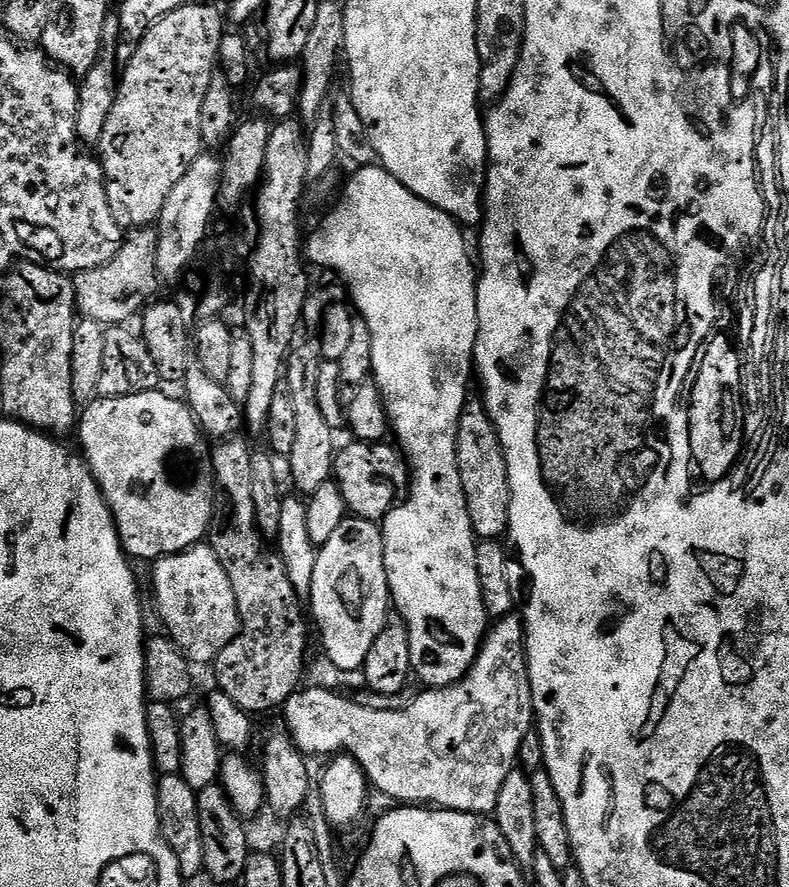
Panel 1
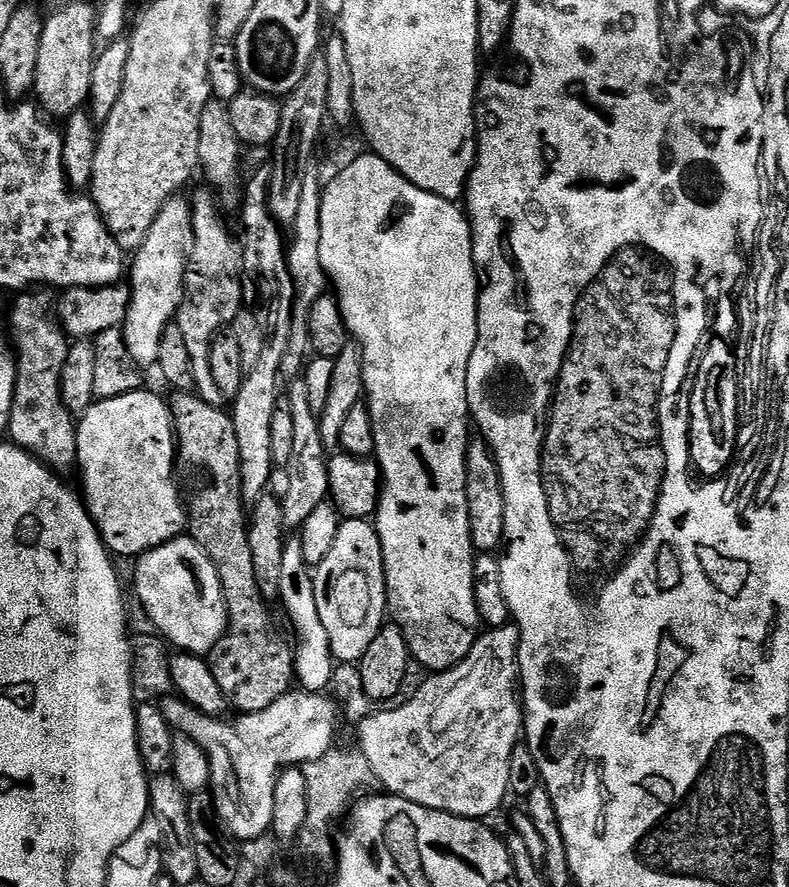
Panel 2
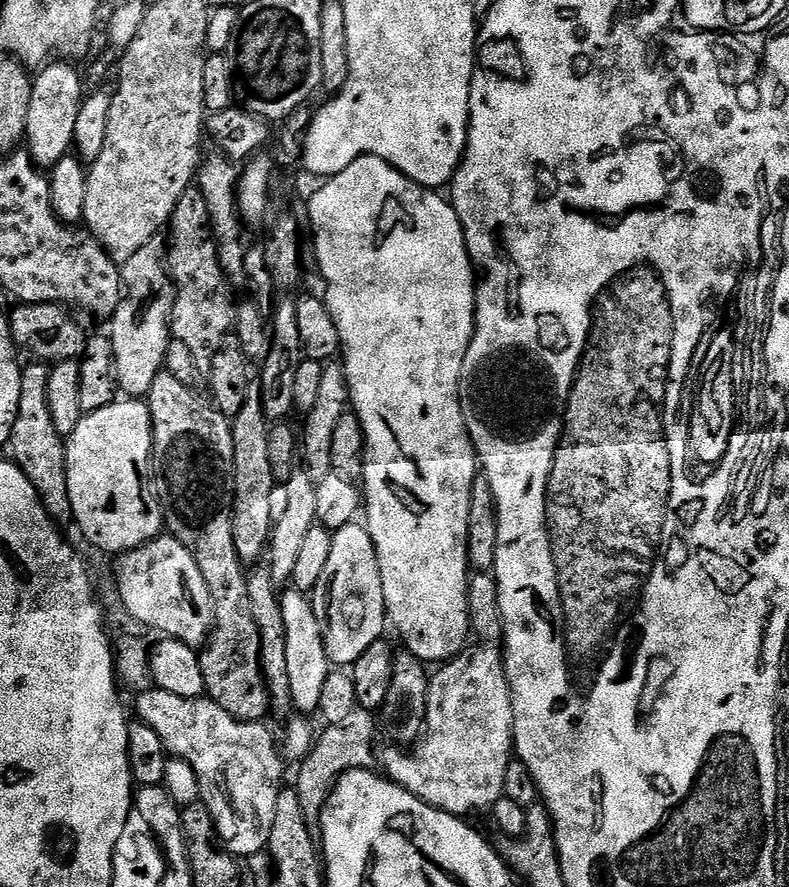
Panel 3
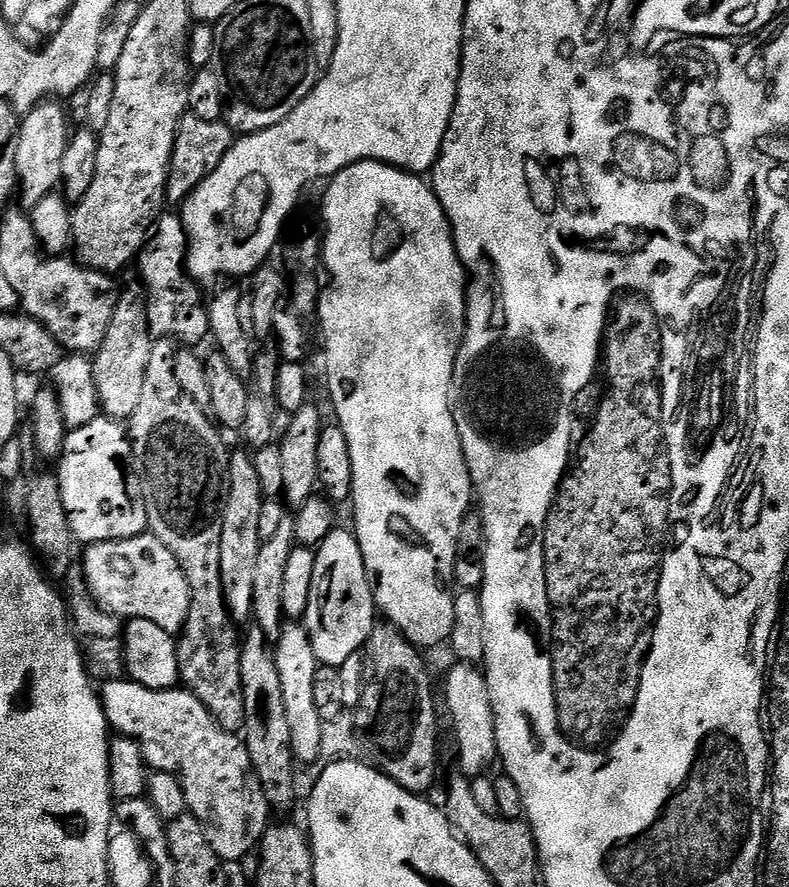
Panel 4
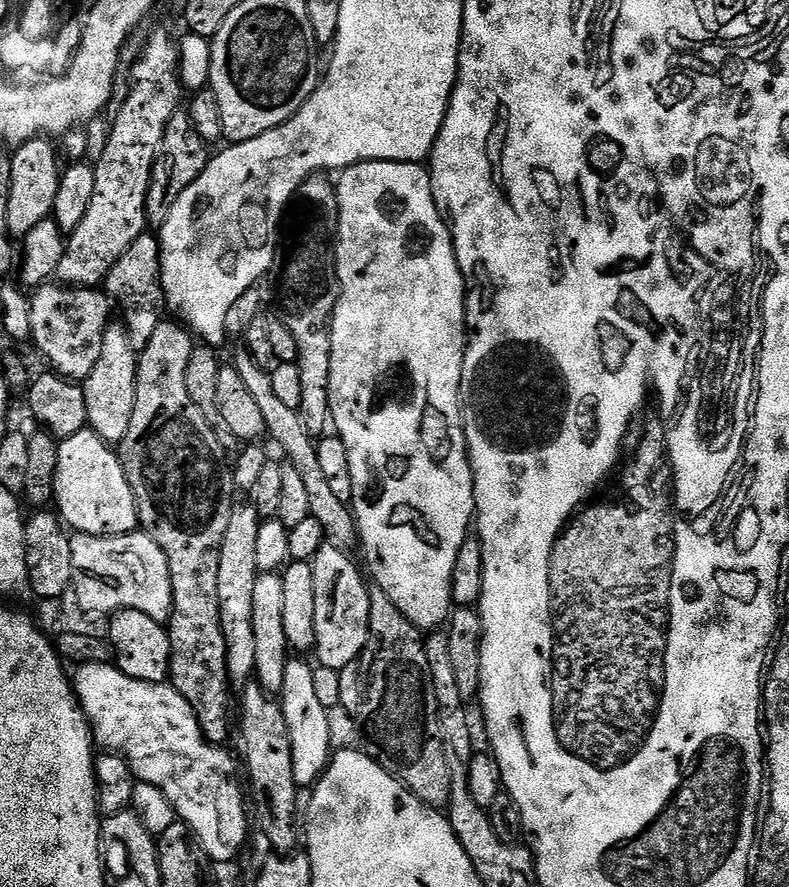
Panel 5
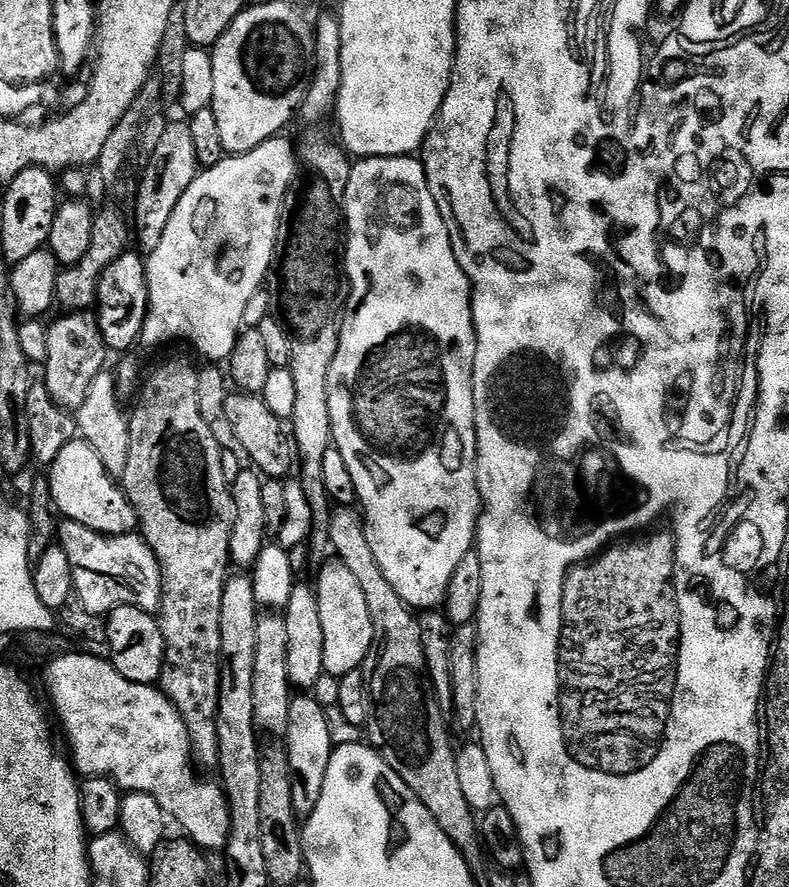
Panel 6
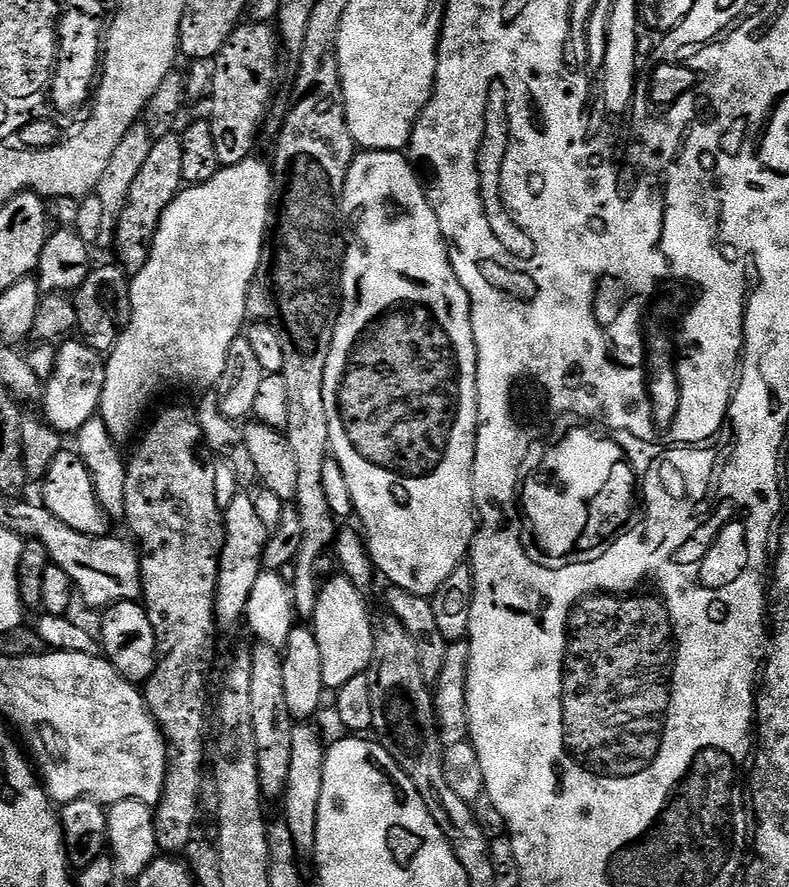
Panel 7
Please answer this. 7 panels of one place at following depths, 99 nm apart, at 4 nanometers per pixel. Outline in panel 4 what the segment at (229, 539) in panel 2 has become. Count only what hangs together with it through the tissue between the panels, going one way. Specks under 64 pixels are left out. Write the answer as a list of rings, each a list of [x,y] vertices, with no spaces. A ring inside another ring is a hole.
[[[160,338],[153,343],[150,366],[146,368],[146,382],[142,384],[142,399],[138,402],[138,410],[134,410],[130,417],[132,455],[140,474],[140,485],[144,487],[148,532],[156,536],[158,542],[174,554],[174,558],[178,558],[178,566],[182,574],[186,574],[186,582],[190,582],[192,591],[188,621],[179,633],[176,645],[180,684],[196,695],[198,702],[206,706],[209,714],[219,720],[227,732],[236,732],[244,728],[246,710],[240,661],[242,636],[240,632],[236,633],[237,625],[228,614],[222,584],[222,522],[228,501],[232,456],[220,437],[221,429],[213,423],[209,413],[201,408],[197,400],[190,398],[186,390],[182,390],[182,382],[178,382],[176,373],[177,351],[177,341]]]

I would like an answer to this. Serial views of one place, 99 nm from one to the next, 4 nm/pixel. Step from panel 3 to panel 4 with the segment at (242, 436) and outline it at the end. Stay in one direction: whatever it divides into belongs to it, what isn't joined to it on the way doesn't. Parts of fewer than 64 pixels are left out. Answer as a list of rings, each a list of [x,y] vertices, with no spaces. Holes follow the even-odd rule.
[[[233,455],[228,501],[222,522],[222,584],[228,603],[228,614],[240,626],[247,625],[254,616],[254,574],[257,573],[262,543],[260,531],[265,503],[266,497],[258,478],[255,459],[251,455]]]

